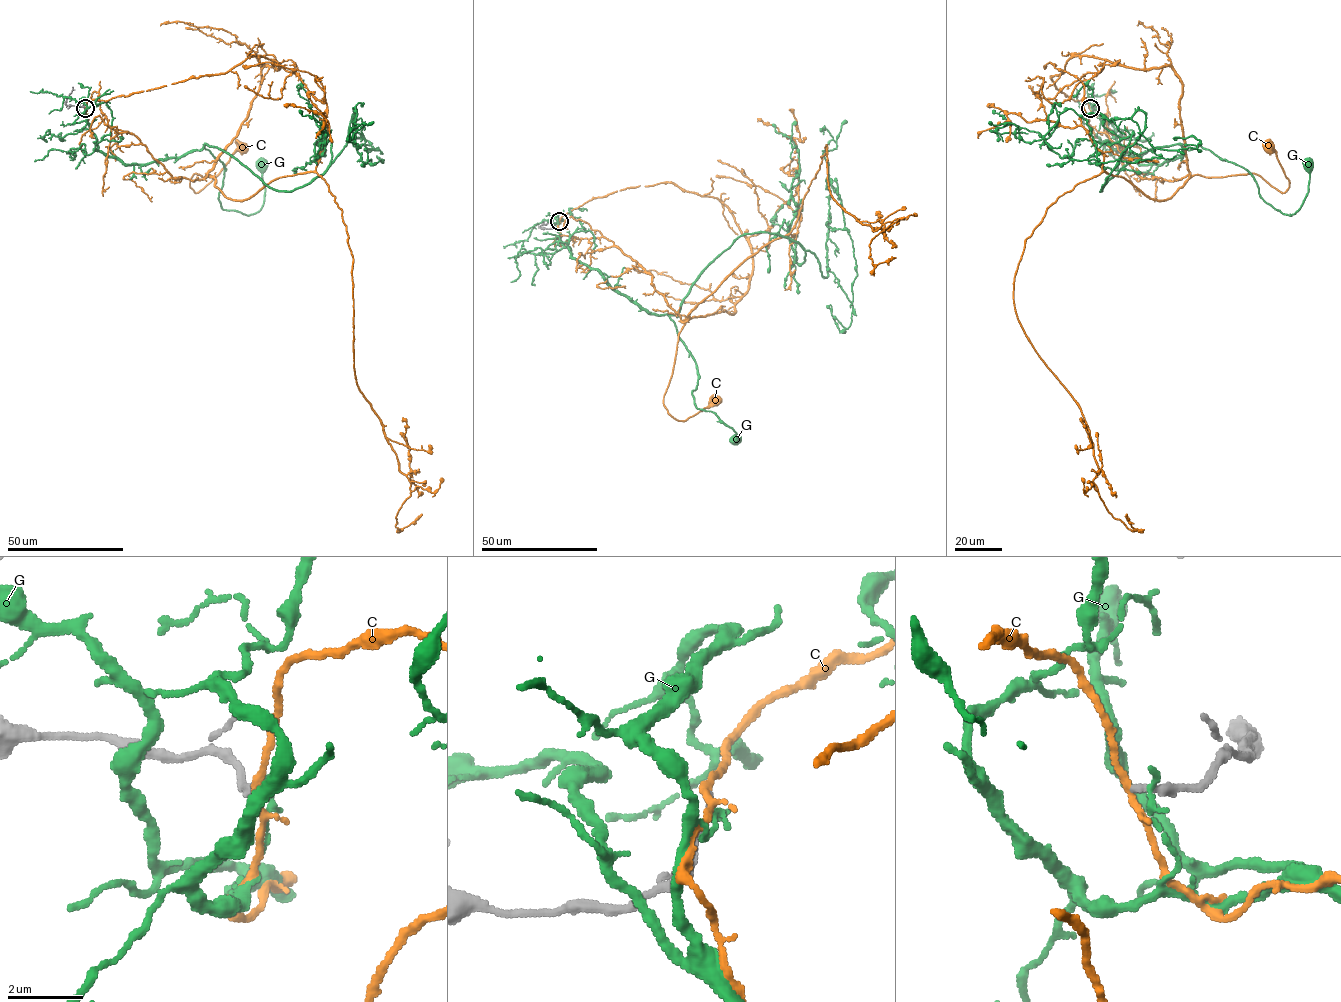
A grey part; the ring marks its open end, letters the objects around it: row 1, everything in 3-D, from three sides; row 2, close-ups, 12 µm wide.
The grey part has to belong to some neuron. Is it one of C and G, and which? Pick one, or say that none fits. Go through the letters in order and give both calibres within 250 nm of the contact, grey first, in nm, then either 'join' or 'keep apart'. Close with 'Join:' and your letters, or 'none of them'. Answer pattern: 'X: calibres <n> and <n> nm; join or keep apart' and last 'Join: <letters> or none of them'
C: calibres 200 and 150 nm; keep apart
G: calibres 240 and 180 nm; keep apart
Join: none of them

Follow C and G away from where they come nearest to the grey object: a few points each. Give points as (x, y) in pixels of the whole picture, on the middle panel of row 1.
C: (559, 222), (663, 182), (728, 209), (749, 288), (734, 313), (682, 321), (663, 403), (686, 420), (716, 400)
G: (559, 222), (571, 256), (674, 322), (696, 365), (694, 405), (713, 411), (737, 434), (735, 441)

